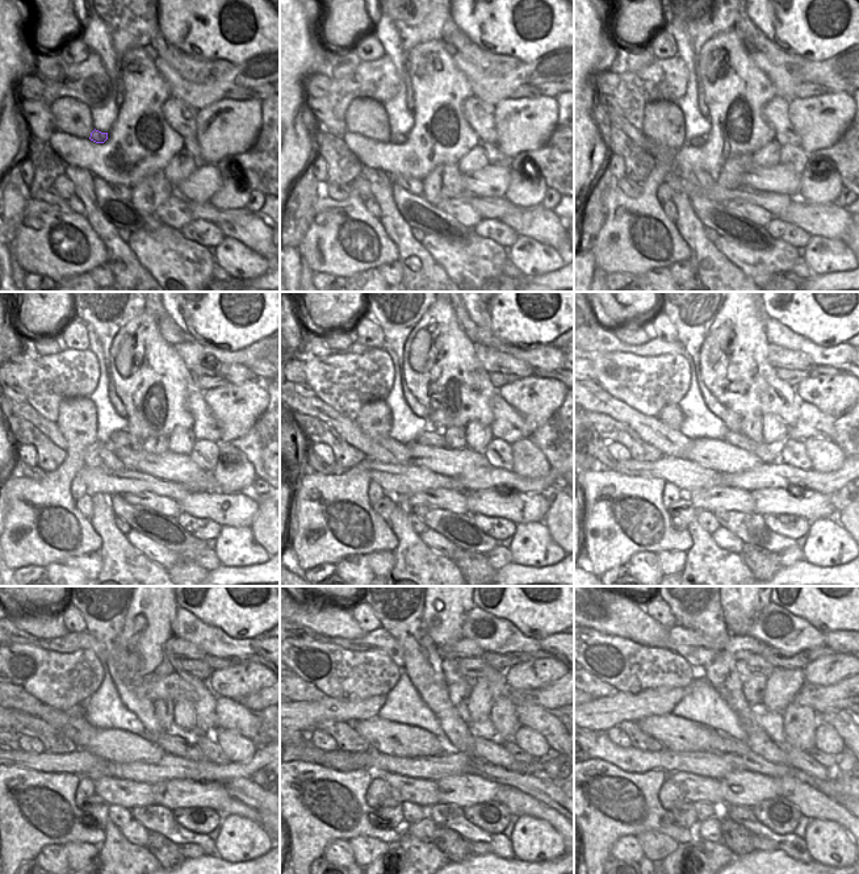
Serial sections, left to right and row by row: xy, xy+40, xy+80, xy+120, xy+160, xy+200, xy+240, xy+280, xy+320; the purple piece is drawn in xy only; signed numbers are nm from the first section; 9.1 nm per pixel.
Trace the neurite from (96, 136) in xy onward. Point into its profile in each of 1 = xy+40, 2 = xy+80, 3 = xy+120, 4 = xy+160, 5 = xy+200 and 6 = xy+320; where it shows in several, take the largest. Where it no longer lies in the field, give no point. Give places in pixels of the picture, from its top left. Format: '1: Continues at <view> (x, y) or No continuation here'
1: Continues at xy+40 (397, 138)
2: Continues at xy+80 (700, 139)
3: Continues at xy+120 (121, 438)
4: Continues at xy+160 (435, 438)
5: Continues at xy+200 (769, 454)
6: Continues at xy+320 (797, 758).

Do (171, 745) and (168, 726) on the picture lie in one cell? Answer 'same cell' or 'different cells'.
different cells

